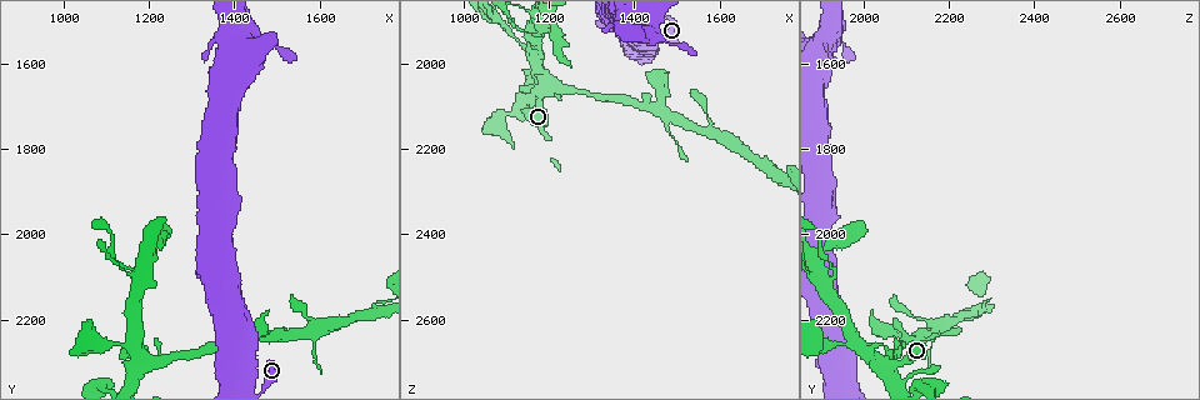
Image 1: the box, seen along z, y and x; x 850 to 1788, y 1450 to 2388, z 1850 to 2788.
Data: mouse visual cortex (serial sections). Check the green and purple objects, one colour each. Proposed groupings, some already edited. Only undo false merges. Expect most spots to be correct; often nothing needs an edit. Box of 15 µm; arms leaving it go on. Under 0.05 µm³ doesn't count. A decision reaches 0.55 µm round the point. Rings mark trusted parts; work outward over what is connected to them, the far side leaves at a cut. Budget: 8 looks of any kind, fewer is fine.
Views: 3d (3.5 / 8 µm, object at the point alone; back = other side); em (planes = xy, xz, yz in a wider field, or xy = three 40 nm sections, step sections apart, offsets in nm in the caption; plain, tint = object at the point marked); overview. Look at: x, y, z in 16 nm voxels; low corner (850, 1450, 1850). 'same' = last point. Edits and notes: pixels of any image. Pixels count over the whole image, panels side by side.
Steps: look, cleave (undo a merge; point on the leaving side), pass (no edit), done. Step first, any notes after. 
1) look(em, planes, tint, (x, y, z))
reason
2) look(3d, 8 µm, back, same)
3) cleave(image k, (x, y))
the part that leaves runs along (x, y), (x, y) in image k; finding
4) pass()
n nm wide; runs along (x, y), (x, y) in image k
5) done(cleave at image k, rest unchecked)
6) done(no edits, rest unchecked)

look(3d, 3.5 µm, (1435, 2235, 1955))
sudden change in width

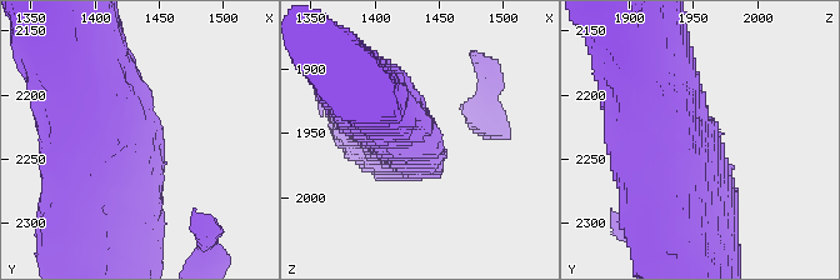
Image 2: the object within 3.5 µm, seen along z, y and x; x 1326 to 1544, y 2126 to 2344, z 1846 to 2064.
look(em, xy, step 3, tint, (1434, 2232, 1954))
shape alone is not enough

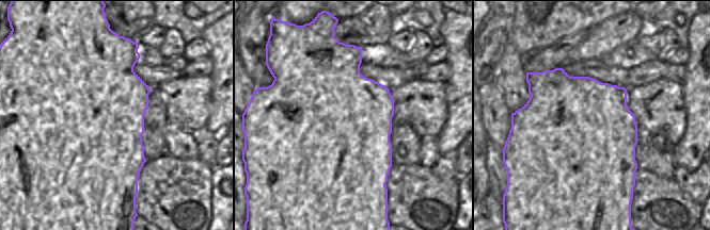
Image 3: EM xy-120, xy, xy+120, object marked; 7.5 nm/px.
pass()
runs along (103, 204), (103, 170), (160, 135) in image 2; continuous, no second cell

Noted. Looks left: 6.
look(em, xy, step 5, tint, (1195, 2310, 2065))
sharp bend

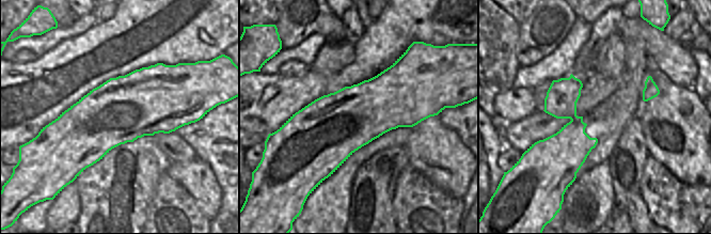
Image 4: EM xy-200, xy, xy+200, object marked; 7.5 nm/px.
look(3d, 3.5 µm, same)

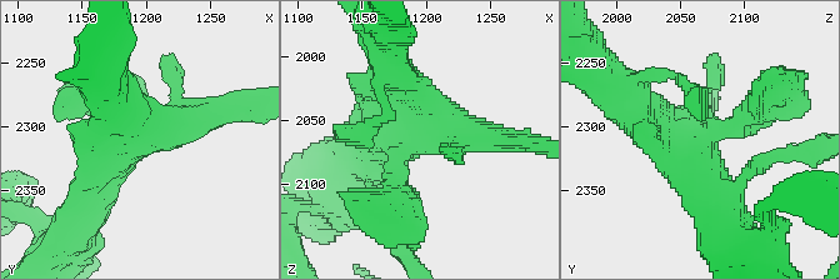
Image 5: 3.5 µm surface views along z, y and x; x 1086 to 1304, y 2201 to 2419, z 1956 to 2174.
pass()
runs along (395, 201), (418, 135), (399, 74) in image 5; continuous, no second cell

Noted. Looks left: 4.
look(3d, 3.5 µm, (1145, 2075, 1930))
narrows sharply

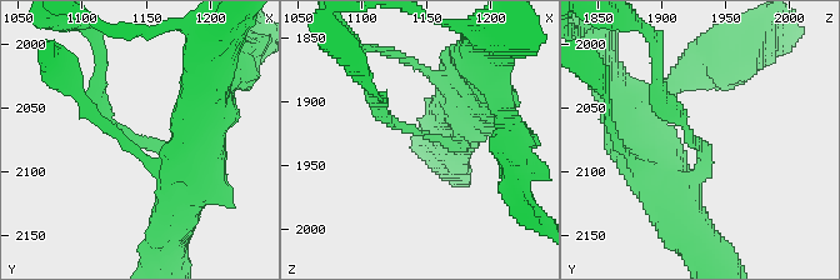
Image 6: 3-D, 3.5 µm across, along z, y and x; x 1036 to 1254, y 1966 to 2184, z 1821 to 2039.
look(em, planes, tint, (1142, 2074, 1924))
arms of 200, 200 nm

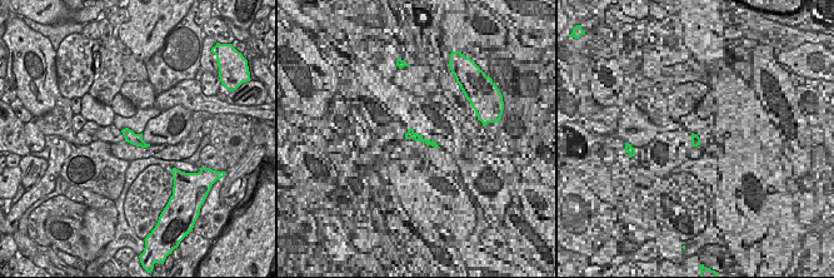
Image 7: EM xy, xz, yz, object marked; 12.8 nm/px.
look(em, xy, step 3, tint, same)
cut it another way

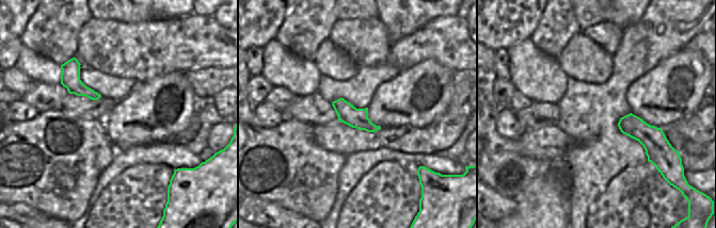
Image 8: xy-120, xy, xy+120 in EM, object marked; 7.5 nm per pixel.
pass()
one cell here

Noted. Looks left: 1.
done(no edits, rest unchecked)

